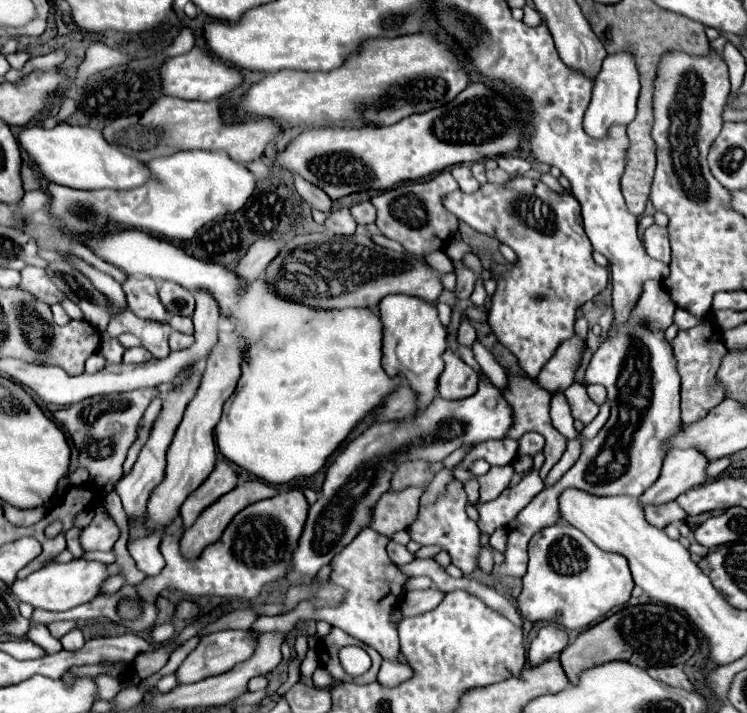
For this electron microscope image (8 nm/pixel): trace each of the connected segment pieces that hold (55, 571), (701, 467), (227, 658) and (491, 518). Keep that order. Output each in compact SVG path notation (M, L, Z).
M72 559L70 563L56 563L52 561L50 565L30 573L22 581L12 583L12 595L20 603L28 603L34 609L46 609L46 611L68 611L76 605L92 601L100 593L100 585L108 577L106 565L100 561L86 561L86 559Z
M672 449L664 459L660 477L640 495L640 507L662 505L674 501L678 495L706 481L704 455L696 455L696 449Z
M218 631L218 633L212 633L212 635L206 635L200 639L198 647L184 659L184 663L178 667L176 671L176 677L178 677L178 683L184 685L184 683L196 683L200 679L206 679L206 677L212 677L212 675L220 675L220 673L226 673L230 671L236 663L242 663L244 659L248 659L252 655L256 647L256 641L248 639L248 635L244 631Z
M530 471L516 487L504 489L498 499L478 505L480 531L490 535L496 529L506 527L520 513L520 509L524 509L542 489L544 481L538 477L538 471Z

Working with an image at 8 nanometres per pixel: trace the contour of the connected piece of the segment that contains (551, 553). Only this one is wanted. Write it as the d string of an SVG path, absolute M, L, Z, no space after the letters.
M558 523L542 529L532 537L528 545L528 555L530 555L530 563L528 563L528 573L522 579L520 615L530 623L554 619L554 623L560 623L566 629L582 629L582 627L588 627L592 621L596 621L600 615L606 615L612 607L624 605L632 595L634 581L628 569L628 561L622 555L606 553L598 549L576 527Z

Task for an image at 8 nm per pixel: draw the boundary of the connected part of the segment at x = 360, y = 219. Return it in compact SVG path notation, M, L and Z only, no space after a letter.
M370 201L354 205L350 211L352 211L352 217L356 219L356 223L362 223L362 225L374 223L374 219L376 219L376 209L374 209L374 205Z

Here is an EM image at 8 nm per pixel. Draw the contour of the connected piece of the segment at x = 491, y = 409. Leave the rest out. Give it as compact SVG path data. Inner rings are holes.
M458 345L458 355L478 373L480 381L476 395L460 401L446 401L436 397L436 401L432 401L432 405L420 415L420 419L416 417L414 423L374 423L362 435L352 439L344 447L342 455L332 461L322 485L322 499L310 505L304 531L292 555L292 563L286 575L286 581L290 585L300 585L316 577L316 573L358 535L358 531L368 523L370 509L376 505L380 495L390 489L390 477L396 471L398 463L416 459L424 459L430 463L444 461L462 443L474 445L482 443L484 439L502 439L508 435L514 423L514 411L504 399L504 393L482 373L482 367L472 355L472 349Z

